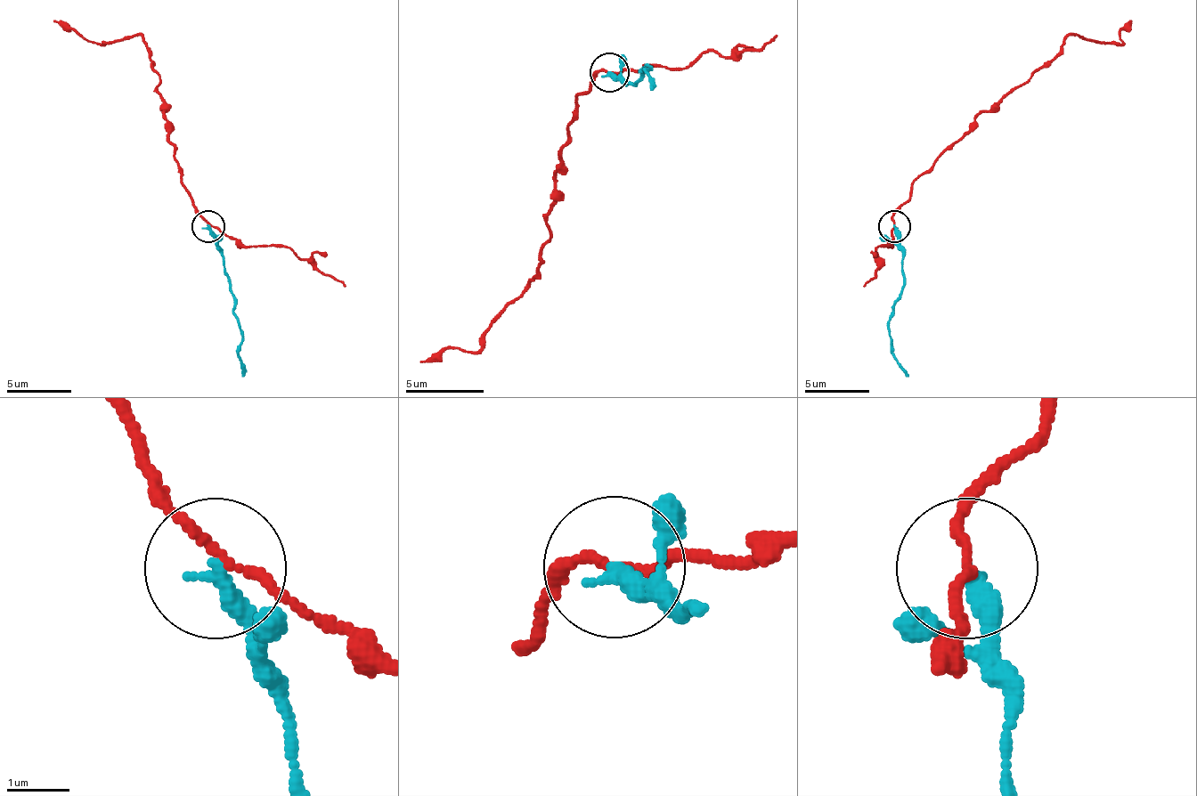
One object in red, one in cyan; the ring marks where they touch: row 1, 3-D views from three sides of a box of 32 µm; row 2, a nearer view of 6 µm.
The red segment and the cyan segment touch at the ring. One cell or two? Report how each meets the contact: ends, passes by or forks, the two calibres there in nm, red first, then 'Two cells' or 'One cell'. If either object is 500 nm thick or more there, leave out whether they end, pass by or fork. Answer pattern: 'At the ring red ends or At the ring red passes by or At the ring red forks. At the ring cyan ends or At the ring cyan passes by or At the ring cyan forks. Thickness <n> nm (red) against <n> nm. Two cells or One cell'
At the ring red passes by. At the ring cyan ends. Thickness 130 nm (red) against 320 nm. Two cells

